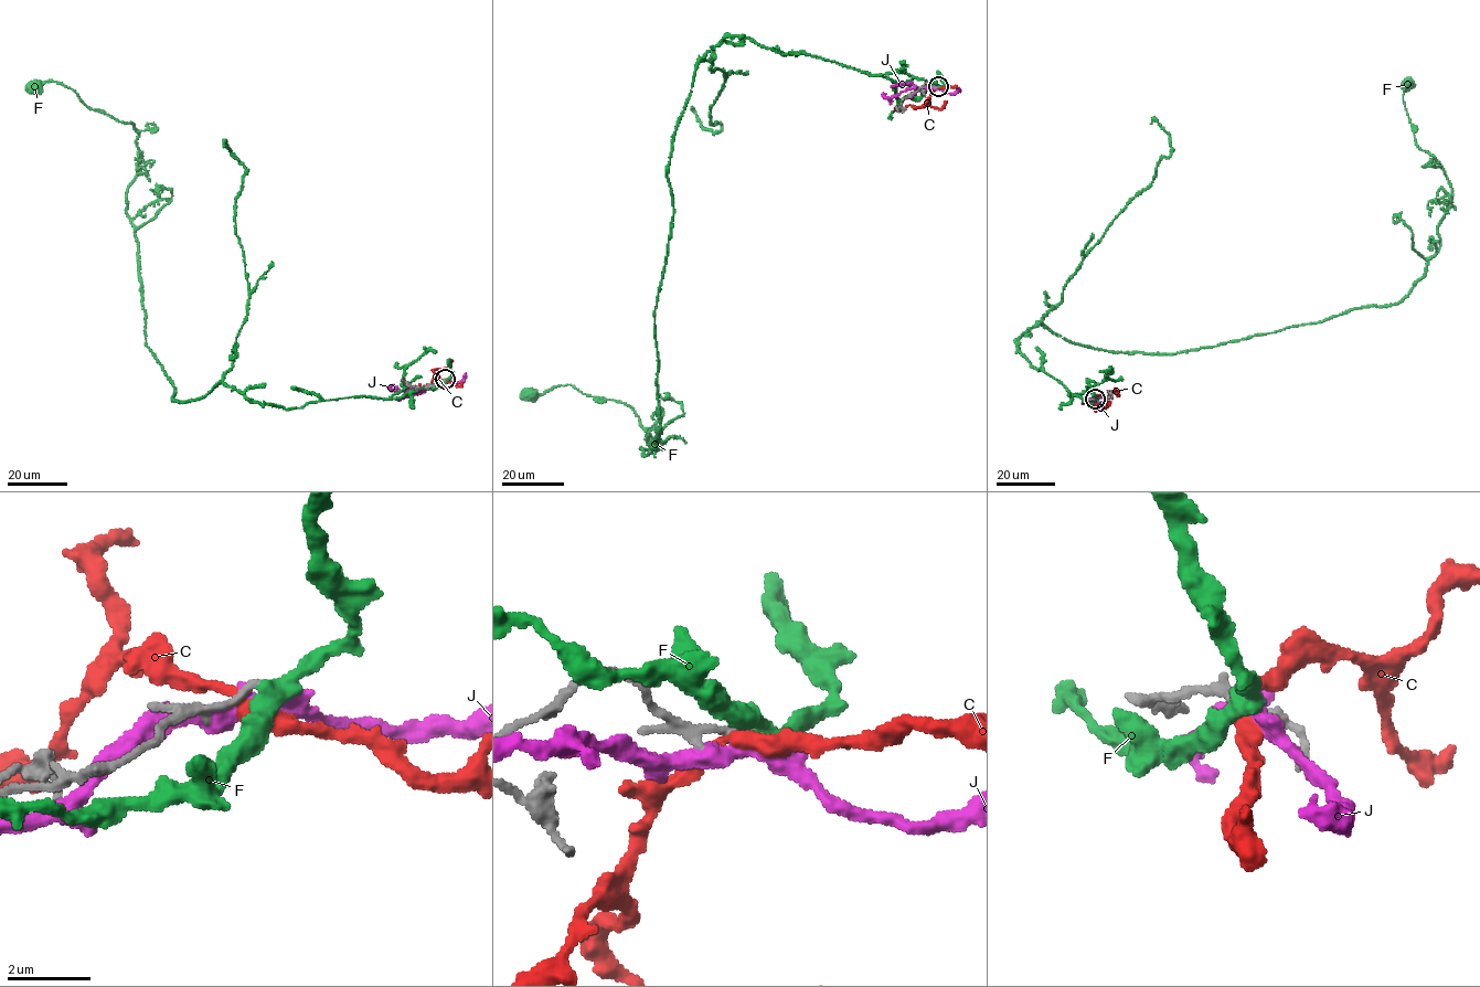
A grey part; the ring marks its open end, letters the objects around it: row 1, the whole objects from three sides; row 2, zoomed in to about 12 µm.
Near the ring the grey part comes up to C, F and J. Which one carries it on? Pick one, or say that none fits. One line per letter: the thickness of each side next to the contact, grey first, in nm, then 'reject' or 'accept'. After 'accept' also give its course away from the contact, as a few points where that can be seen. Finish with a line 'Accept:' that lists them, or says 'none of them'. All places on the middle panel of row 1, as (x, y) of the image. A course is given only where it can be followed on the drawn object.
C: calibres 200 and 320 nm; reject
F: calibres 180 and 380 nm; reject
J: calibres 190 and 320 nm; reject
Accept: none of them

